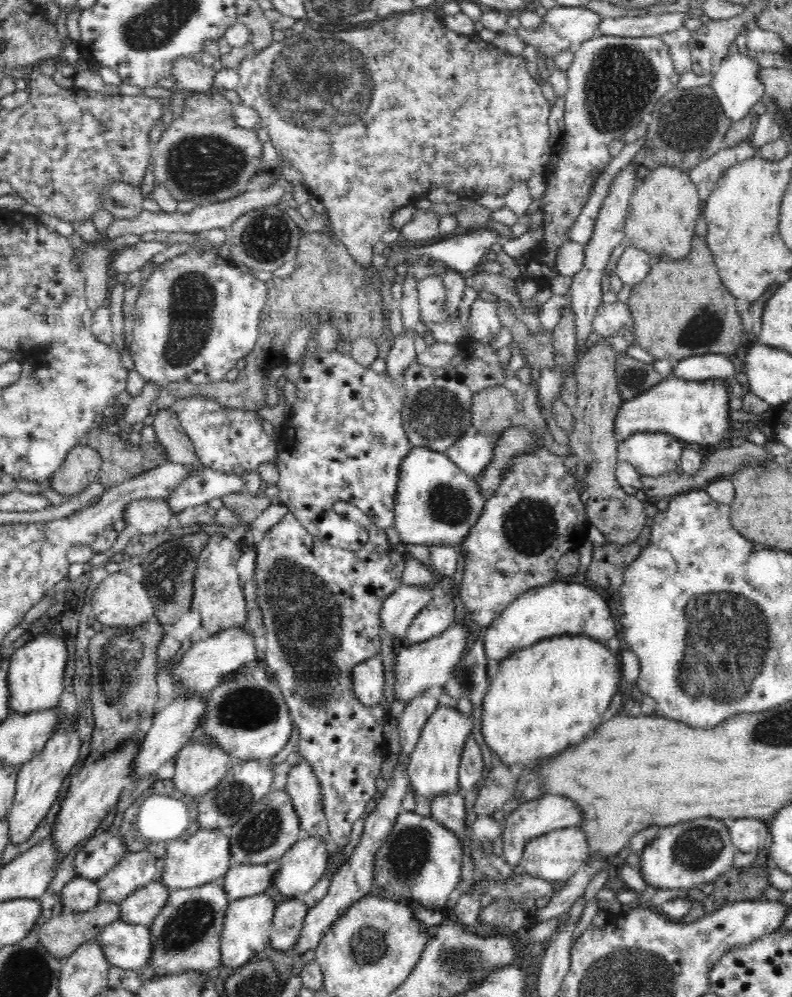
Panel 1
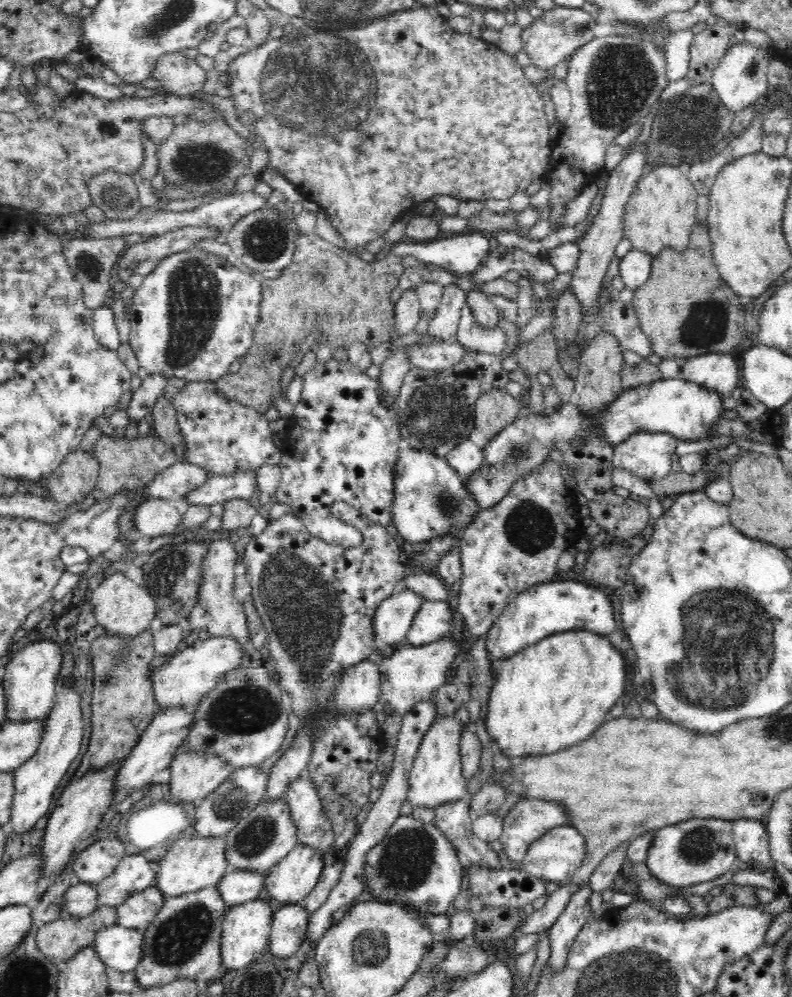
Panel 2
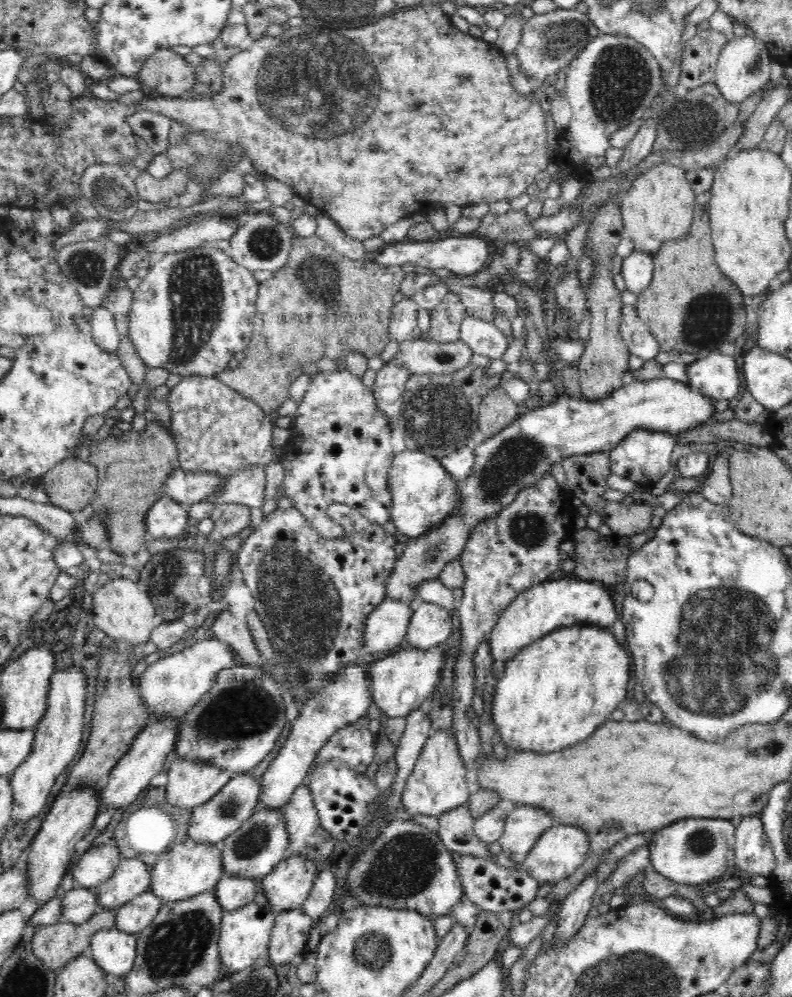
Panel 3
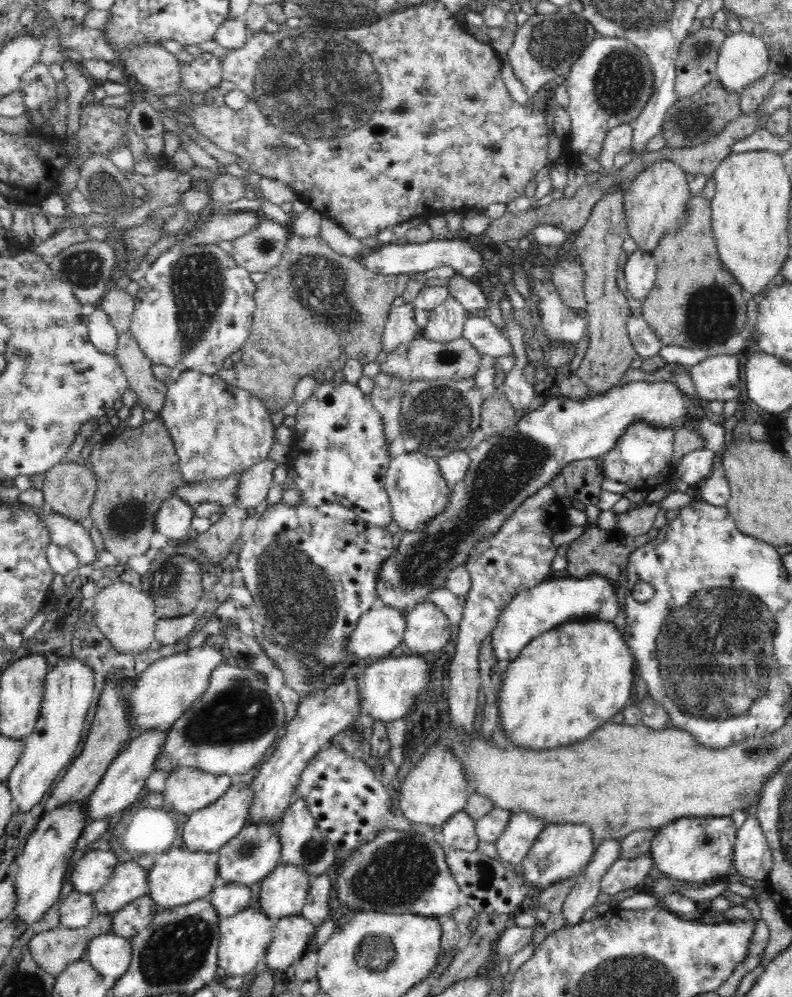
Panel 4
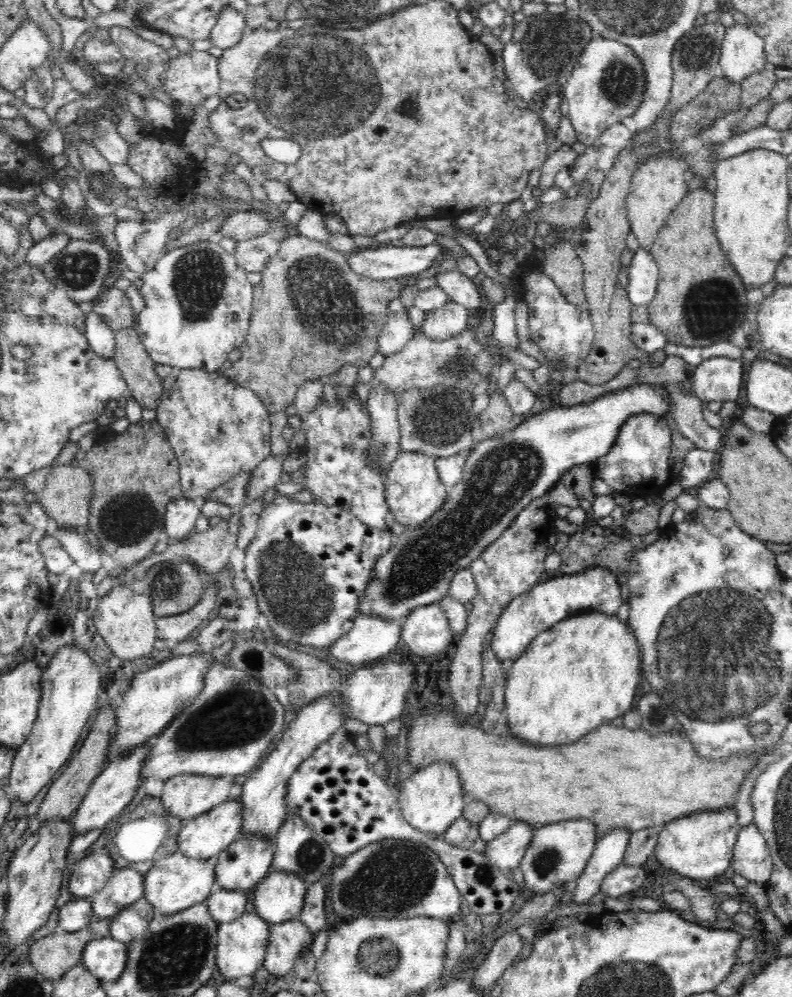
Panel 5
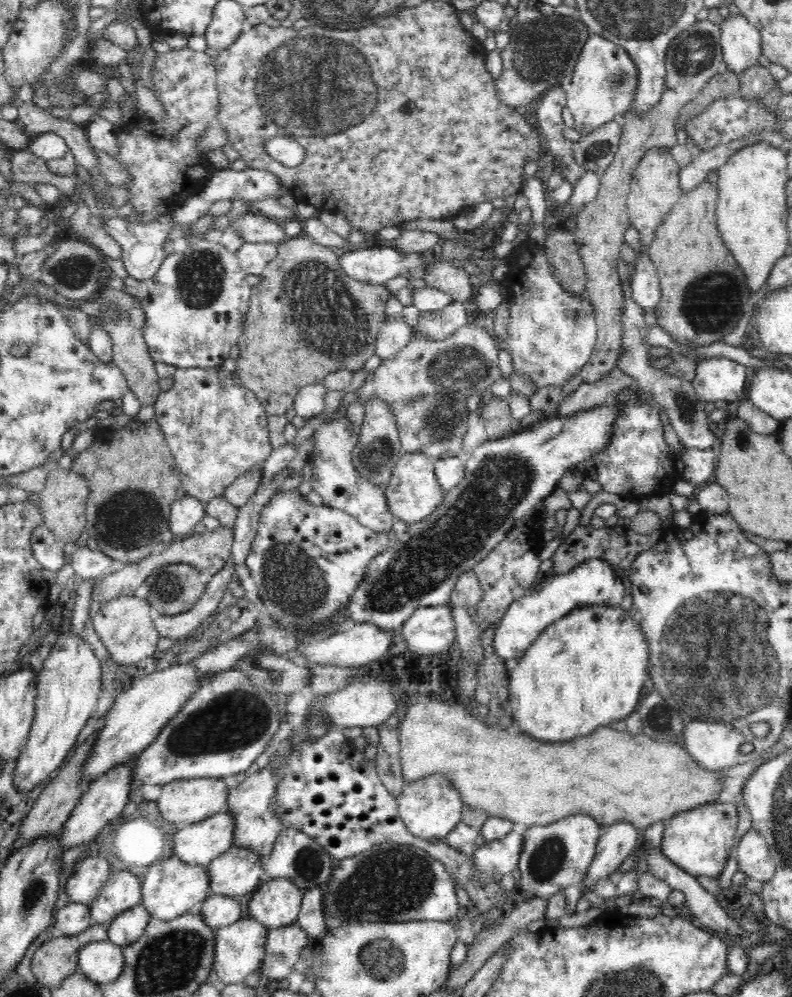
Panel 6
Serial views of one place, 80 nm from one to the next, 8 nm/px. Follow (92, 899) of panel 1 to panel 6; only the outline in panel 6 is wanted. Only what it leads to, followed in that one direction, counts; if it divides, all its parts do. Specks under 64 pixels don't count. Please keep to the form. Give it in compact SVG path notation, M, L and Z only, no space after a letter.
M71 902L55 911L53 925L61 936L74 936L93 925L88 902Z

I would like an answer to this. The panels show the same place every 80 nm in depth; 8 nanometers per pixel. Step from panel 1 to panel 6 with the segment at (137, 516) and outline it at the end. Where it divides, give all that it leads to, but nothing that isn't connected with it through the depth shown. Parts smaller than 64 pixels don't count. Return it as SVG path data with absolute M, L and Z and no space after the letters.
M188 495L175 500L170 510L170 531L178 538L192 534L192 530L207 516L205 504Z

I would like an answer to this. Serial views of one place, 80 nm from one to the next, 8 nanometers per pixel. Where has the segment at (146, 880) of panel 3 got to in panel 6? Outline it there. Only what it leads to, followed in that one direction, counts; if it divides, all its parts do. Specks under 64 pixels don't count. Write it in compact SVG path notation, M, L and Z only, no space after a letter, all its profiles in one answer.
M112 869L98 898L89 902L93 924L110 923L113 918L141 904L141 877Z

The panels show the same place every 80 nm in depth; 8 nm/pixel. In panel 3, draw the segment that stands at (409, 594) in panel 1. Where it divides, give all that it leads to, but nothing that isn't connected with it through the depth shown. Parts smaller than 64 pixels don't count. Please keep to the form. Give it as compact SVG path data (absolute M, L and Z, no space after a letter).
M384 599L370 612L365 622L361 634L361 652L387 654L401 648L416 604Z

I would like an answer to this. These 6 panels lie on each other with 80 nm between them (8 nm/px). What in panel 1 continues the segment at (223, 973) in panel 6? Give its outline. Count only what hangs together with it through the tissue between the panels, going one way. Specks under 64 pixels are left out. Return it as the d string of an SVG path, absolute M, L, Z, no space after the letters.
M265 892L254 896L246 896L229 904L221 936L221 964L237 968L254 959L270 943L272 920L278 902Z

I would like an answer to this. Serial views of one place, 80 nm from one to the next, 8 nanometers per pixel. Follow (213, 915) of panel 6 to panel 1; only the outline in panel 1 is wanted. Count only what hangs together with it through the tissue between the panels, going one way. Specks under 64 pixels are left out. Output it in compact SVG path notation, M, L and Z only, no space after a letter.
M279 859L268 864L231 866L220 881L229 902L264 893L269 886L272 886L273 876L280 865Z

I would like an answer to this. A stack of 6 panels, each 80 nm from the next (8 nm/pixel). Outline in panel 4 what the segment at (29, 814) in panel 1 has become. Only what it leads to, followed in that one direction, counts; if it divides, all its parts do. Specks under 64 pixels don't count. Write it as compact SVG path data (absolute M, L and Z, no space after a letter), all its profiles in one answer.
M76 655L61 657L46 674L45 692L35 732L26 738L17 763L7 778L14 812L30 812L46 798L60 770L68 768L81 746L84 720L95 692L95 675L90 665Z

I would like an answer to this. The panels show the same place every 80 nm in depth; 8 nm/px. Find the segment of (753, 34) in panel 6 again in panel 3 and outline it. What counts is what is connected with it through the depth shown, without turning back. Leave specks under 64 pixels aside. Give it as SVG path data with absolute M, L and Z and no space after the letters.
M745 35L729 40L720 51L715 80L722 97L729 103L740 104L755 92L768 88L770 83L770 63L773 61L769 56L768 45L756 37Z

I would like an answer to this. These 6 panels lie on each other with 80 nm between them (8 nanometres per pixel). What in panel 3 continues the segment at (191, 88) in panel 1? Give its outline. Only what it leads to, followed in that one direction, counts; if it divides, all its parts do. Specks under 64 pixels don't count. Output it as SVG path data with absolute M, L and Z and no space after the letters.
M160 48L149 56L135 78L151 94L180 97L189 95L197 83L193 68L182 55Z

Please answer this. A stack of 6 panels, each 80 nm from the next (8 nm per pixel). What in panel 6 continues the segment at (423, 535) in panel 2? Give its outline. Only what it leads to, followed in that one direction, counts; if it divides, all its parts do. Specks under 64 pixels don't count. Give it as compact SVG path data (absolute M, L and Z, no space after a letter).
M404 452L402 458L398 460L385 487L385 497L396 520L403 520L407 524L417 523L430 516L442 502L446 491L438 484L434 475L435 461L435 458L426 456L423 452Z

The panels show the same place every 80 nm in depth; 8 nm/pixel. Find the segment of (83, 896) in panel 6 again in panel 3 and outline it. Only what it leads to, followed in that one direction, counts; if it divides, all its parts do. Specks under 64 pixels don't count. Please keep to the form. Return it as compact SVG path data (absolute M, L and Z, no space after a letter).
M118 845L88 848L75 862L71 873L80 887L92 889L112 876L121 859L122 855Z

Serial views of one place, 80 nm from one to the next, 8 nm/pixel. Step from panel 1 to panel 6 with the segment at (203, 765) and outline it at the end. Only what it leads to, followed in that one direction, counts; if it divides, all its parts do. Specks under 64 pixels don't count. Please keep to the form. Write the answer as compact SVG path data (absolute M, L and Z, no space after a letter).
M223 777L174 780L174 782L162 785L157 804L162 818L166 821L178 825L194 824L226 810L228 796L229 788Z

